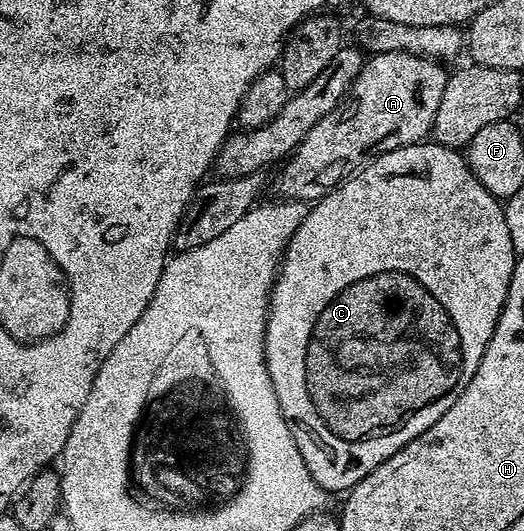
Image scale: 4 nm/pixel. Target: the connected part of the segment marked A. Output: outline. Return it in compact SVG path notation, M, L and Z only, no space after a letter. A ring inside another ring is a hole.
M391 51L389 53L379 53L378 55L370 54L366 58L365 63L361 67L361 71L355 77L352 87L349 89L348 98L340 103L331 113L327 113L327 117L323 117L323 121L315 121L315 125L311 131L307 133L306 137L296 148L293 154L288 156L280 164L281 172L277 175L277 191L282 200L285 201L316 201L323 198L328 191L333 191L335 188L341 186L346 179L351 175L356 175L370 159L375 158L376 155L387 153L391 149L399 149L406 147L412 143L420 143L430 138L433 122L435 121L435 113L439 113L439 101L443 101L443 89L447 85L450 77L448 70L444 71L442 64L436 59L425 59L421 55L415 53L407 53L406 51Z

